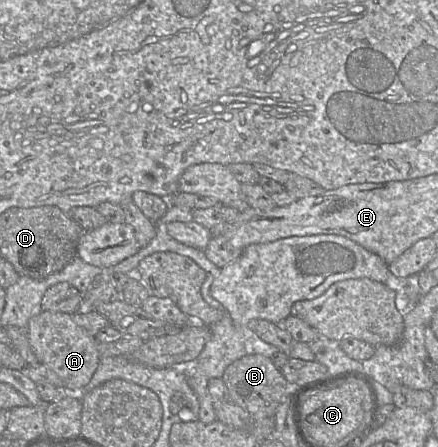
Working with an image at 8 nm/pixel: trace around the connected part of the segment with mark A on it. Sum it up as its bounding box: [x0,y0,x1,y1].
[26,310,100,393]

